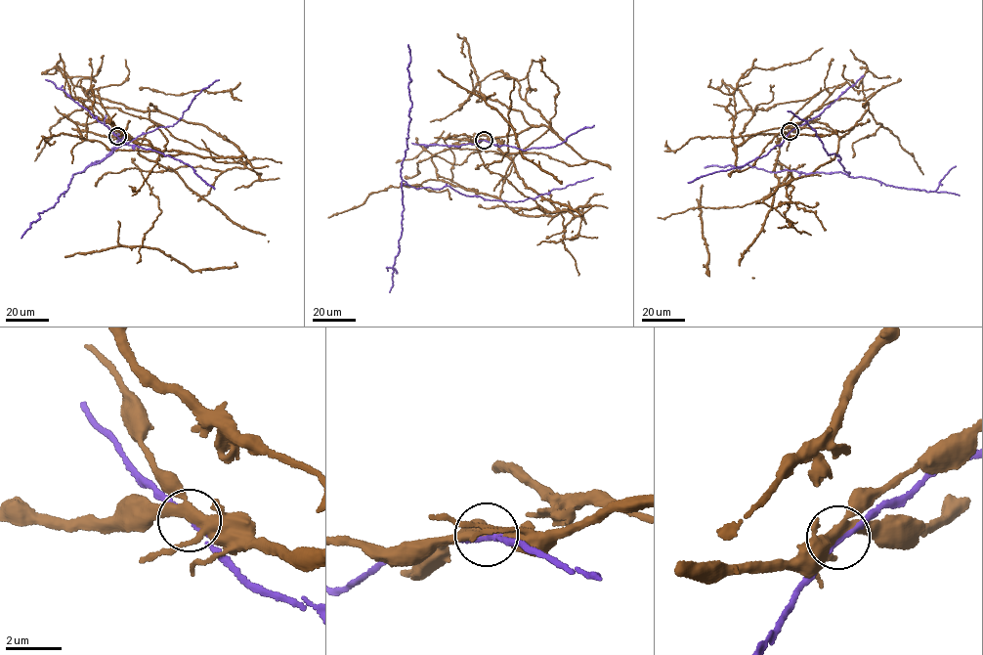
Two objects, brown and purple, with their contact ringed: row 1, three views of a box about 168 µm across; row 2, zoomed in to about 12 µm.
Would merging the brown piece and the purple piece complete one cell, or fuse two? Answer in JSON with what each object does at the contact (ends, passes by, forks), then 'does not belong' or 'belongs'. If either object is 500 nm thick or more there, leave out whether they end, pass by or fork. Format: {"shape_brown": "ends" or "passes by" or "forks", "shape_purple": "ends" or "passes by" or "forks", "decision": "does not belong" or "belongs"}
{"shape_brown": "forks", "shape_purple": "passes by", "decision": "does not belong"}

